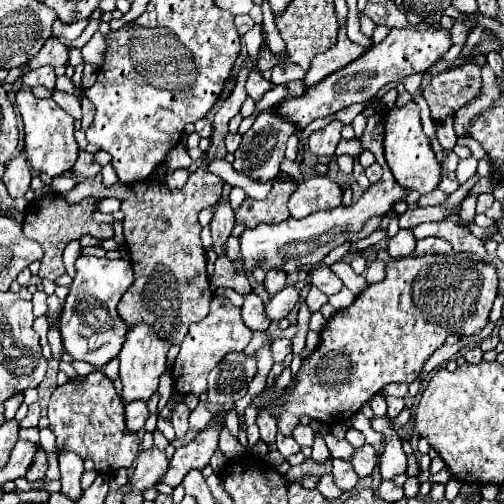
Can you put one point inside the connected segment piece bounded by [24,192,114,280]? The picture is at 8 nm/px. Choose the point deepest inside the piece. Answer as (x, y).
(53, 222)

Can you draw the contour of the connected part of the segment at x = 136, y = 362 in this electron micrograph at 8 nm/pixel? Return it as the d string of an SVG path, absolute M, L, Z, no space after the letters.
M136 324L130 328L126 342L120 352L120 380L124 384L124 402L132 400L148 400L156 390L160 376L166 372L166 354L168 354L168 342L164 342L148 324Z

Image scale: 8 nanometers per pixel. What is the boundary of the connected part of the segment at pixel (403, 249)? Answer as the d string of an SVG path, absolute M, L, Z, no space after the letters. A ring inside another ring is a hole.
M400 230L400 232L398 232L396 236L392 236L390 242L388 242L388 254L390 254L390 258L394 258L394 260L410 256L410 254L414 252L414 248L416 248L416 240L414 240L414 236L412 236L410 230Z

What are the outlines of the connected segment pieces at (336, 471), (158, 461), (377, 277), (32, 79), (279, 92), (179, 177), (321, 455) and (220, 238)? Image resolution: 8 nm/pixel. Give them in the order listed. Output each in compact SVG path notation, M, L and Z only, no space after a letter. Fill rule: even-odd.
M332 460L332 474L334 474L334 482L340 490L344 492L350 492L354 490L354 486L358 484L358 476L354 474L350 462L344 462L344 460Z
M152 446L150 450L142 450L140 456L136 458L136 468L134 468L134 478L130 486L138 490L146 490L148 486L156 486L168 470L168 458L164 450L158 450Z
M376 259L368 266L366 281L370 285L382 281L384 278L385 263L381 260Z
M44 66L44 68L38 68L38 70L30 70L24 74L22 82L30 88L34 86L46 86L46 88L54 88L54 82L56 82L56 74L54 74L54 68L50 66Z
M278 84L278 86L274 86L258 104L256 104L256 112L254 112L254 116L256 114L260 114L268 107L272 106L272 104L276 104L276 102L280 102L282 98L286 96L286 86L282 86L282 84Z
M174 170L172 174L166 176L166 186L168 188L182 188L186 184L188 176L190 176L188 170Z
M316 438L316 440L314 440L312 456L310 456L310 458L312 458L314 462L318 462L318 464L324 464L324 462L330 460L330 452L328 452L328 448L326 448L324 438Z
M218 200L216 202L216 214L212 218L212 238L214 238L214 252L218 256L226 256L226 242L234 228L234 214L230 208L230 202Z

